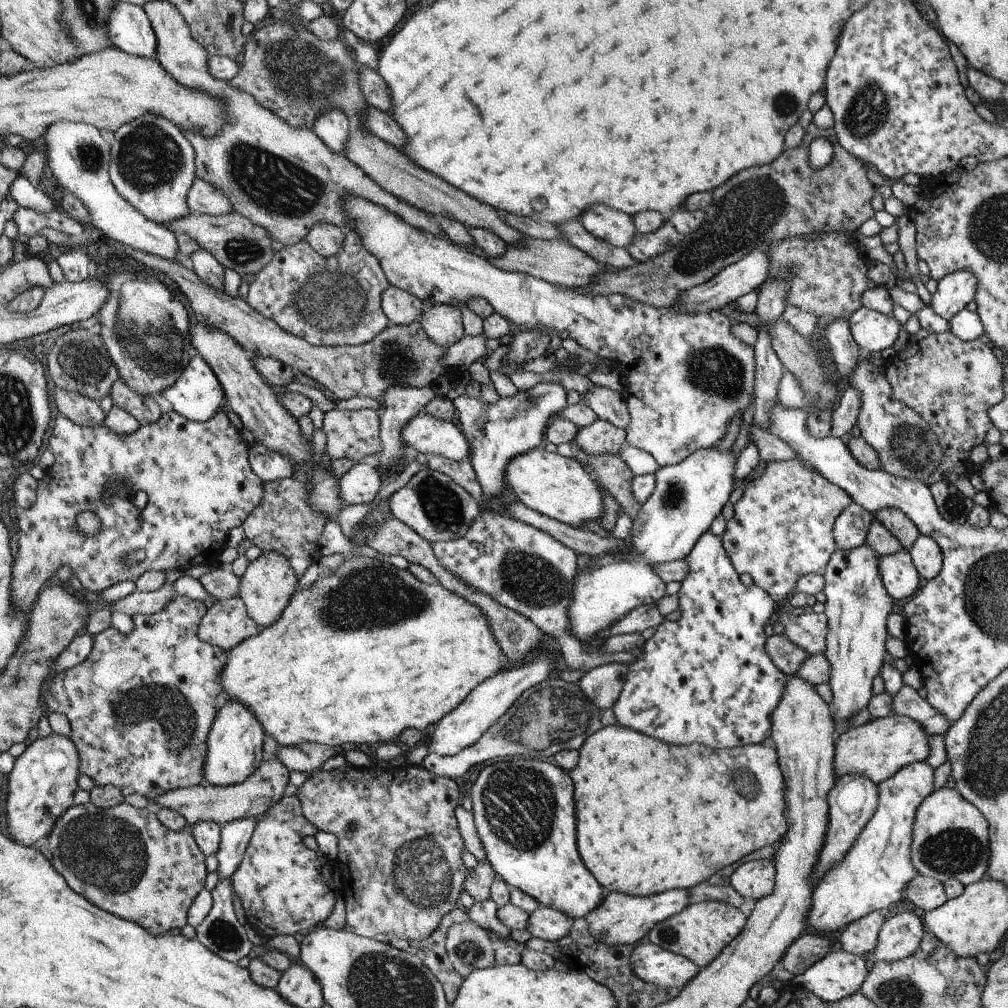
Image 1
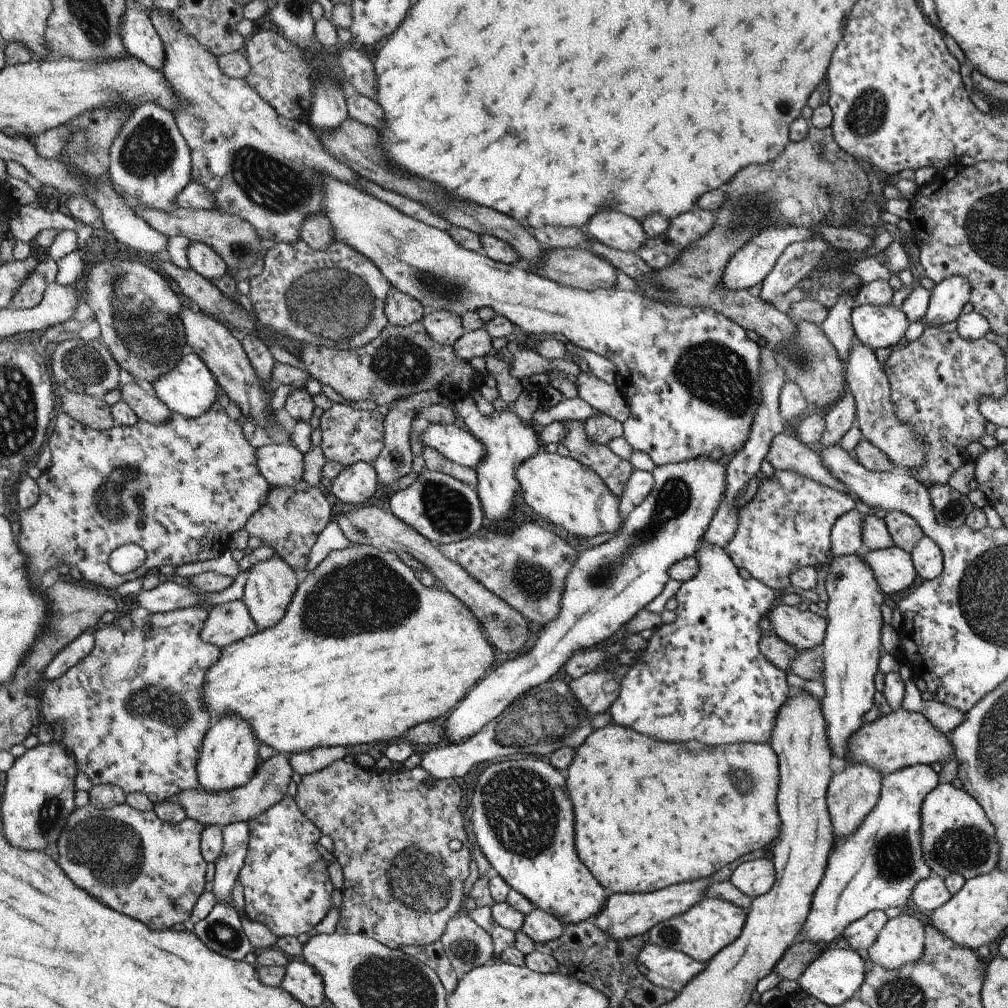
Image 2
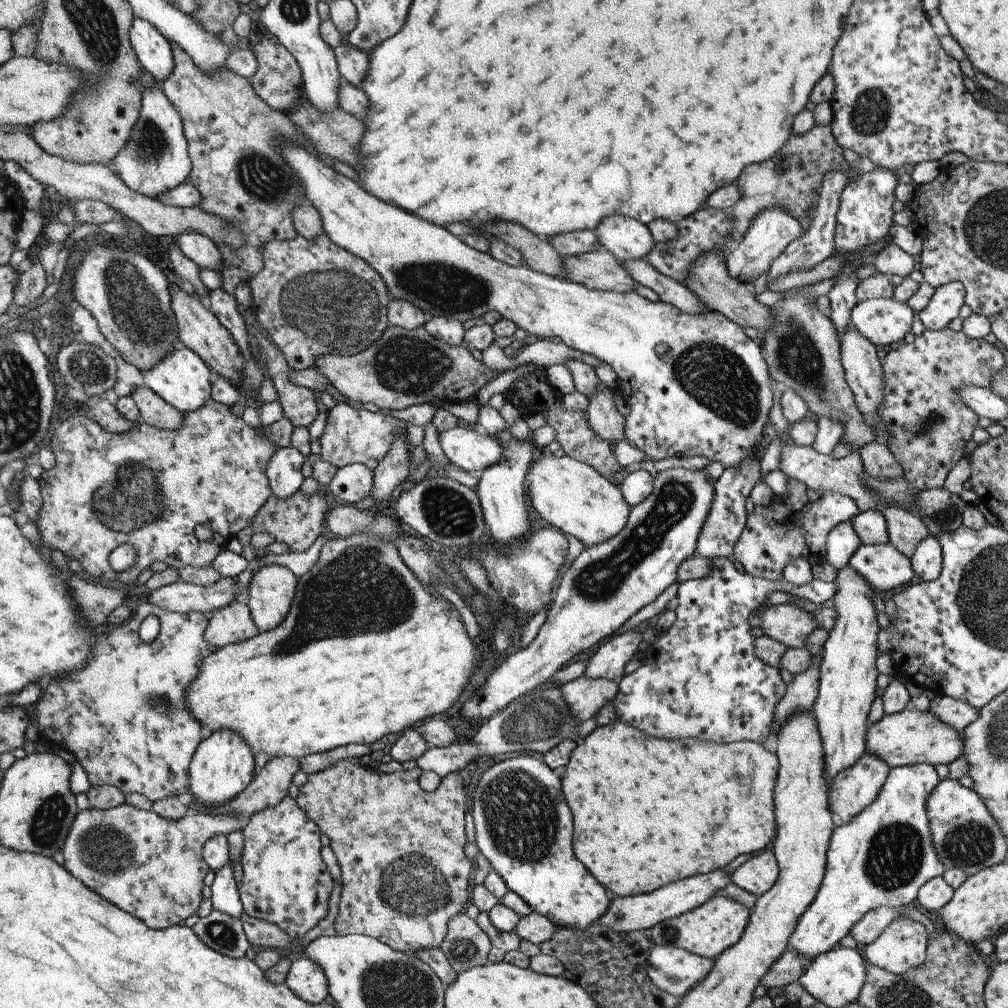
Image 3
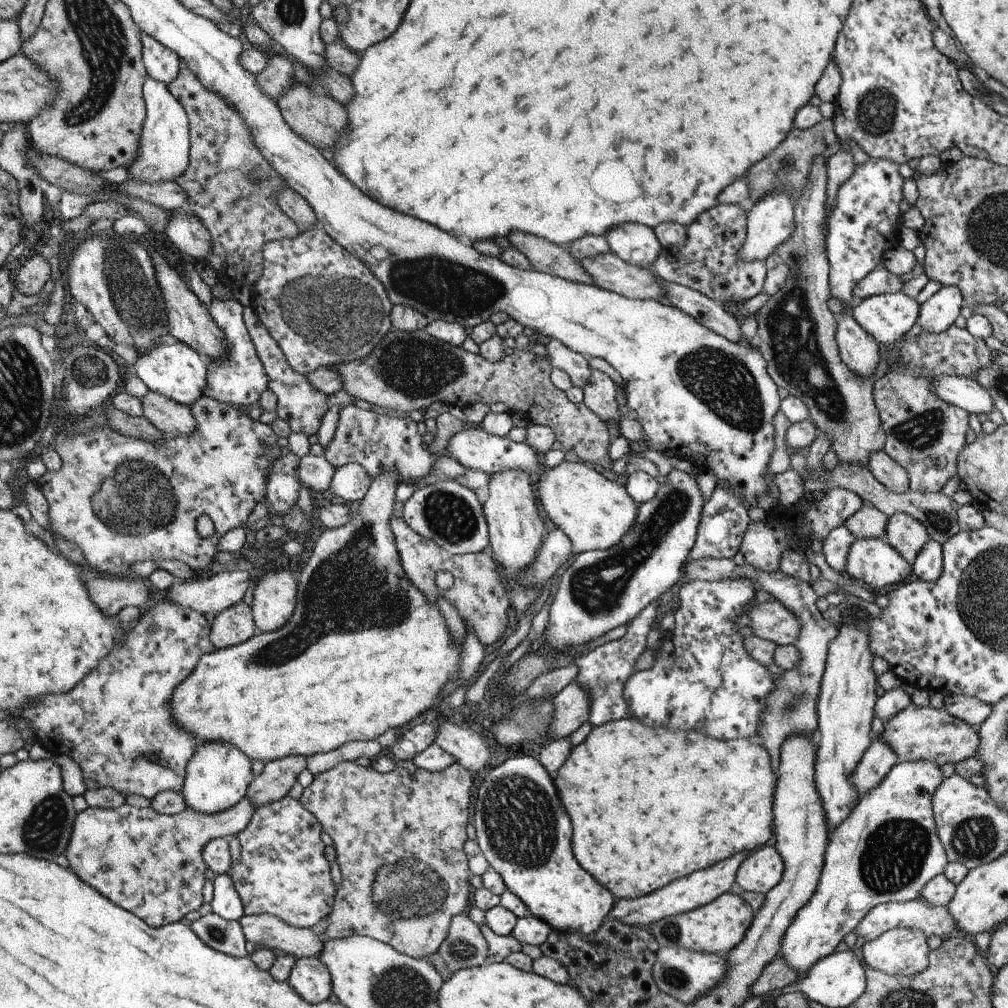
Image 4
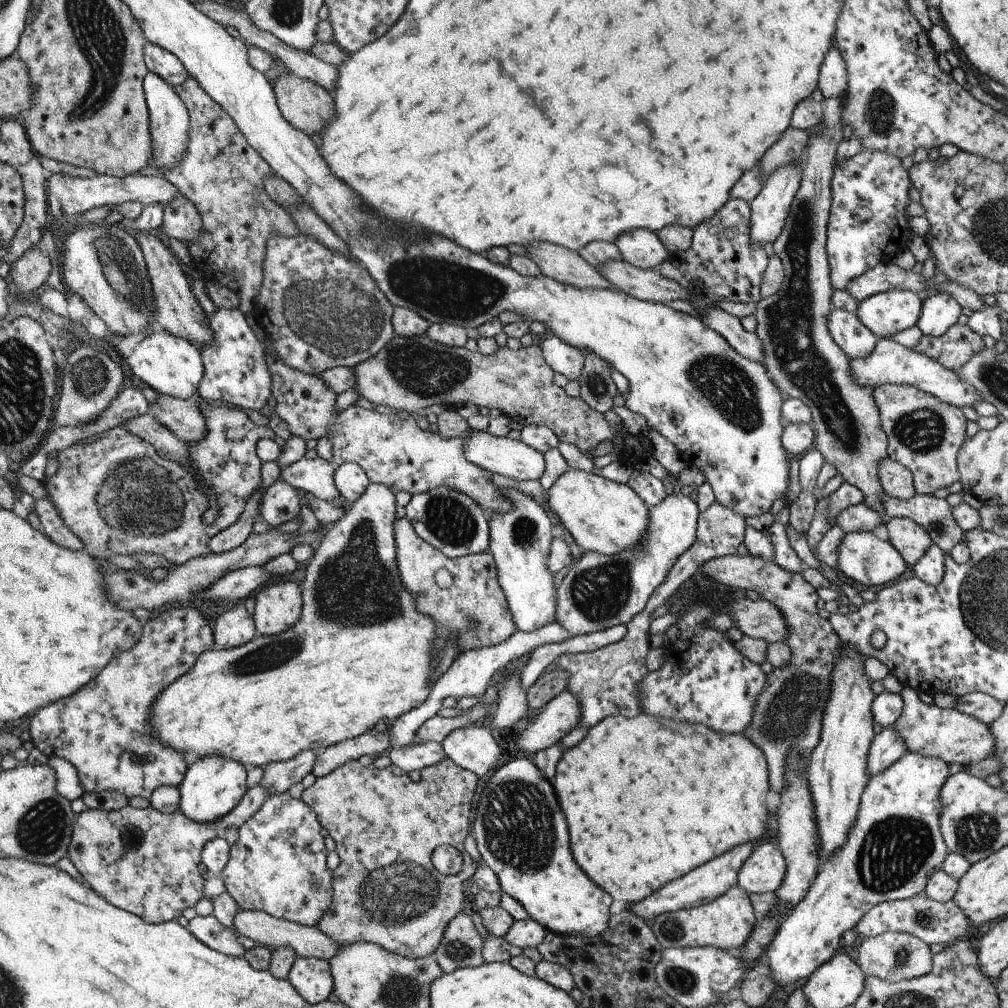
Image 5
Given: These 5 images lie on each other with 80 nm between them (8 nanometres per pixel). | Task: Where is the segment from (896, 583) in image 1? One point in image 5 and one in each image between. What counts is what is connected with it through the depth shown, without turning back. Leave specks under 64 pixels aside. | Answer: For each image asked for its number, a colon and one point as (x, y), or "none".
2: (893, 568)
3: (883, 566)
4: (872, 562)
5: (863, 557)

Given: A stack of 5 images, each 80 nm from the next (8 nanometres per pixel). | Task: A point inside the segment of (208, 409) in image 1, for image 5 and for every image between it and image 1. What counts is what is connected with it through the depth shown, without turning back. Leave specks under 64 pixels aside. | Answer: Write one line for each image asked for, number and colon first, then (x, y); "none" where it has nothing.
2: (189, 389)
3: (182, 379)
4: (176, 370)
5: (172, 366)

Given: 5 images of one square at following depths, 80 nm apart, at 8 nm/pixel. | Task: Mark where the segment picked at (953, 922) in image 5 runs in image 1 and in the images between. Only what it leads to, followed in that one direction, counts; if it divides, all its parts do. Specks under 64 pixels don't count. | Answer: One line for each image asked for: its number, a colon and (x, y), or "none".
1: (861, 936)
2: (861, 934)
3: (870, 926)
4: (918, 913)

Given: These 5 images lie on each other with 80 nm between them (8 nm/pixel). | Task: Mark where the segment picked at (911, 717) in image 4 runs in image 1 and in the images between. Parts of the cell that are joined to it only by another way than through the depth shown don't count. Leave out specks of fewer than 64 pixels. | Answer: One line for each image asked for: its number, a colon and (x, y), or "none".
1: (878, 749)
2: (900, 739)
3: (908, 737)

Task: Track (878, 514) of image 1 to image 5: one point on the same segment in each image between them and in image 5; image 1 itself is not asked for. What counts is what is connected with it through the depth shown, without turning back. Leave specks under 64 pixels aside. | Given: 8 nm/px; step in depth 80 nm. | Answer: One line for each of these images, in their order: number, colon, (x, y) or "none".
2: (905, 532)
3: (906, 530)
4: (905, 534)
5: (911, 540)

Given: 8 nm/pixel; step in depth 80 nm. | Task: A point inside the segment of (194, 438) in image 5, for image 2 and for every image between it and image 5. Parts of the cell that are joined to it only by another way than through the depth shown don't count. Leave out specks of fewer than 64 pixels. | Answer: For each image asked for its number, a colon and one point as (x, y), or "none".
2: (151, 409)
3: (154, 410)
4: (169, 417)

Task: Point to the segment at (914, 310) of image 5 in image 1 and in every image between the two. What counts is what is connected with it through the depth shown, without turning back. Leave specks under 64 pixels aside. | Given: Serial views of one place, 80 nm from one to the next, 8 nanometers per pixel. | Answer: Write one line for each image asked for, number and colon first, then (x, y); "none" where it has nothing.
1: (874, 332)
2: (876, 327)
3: (883, 322)
4: (888, 317)

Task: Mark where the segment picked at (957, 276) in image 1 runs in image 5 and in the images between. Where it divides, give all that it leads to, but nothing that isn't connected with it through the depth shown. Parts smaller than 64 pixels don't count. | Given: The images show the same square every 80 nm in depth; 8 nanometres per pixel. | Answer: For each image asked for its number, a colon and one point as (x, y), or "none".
2: (947, 299)
3: (944, 306)
4: (939, 312)
5: (939, 312)

